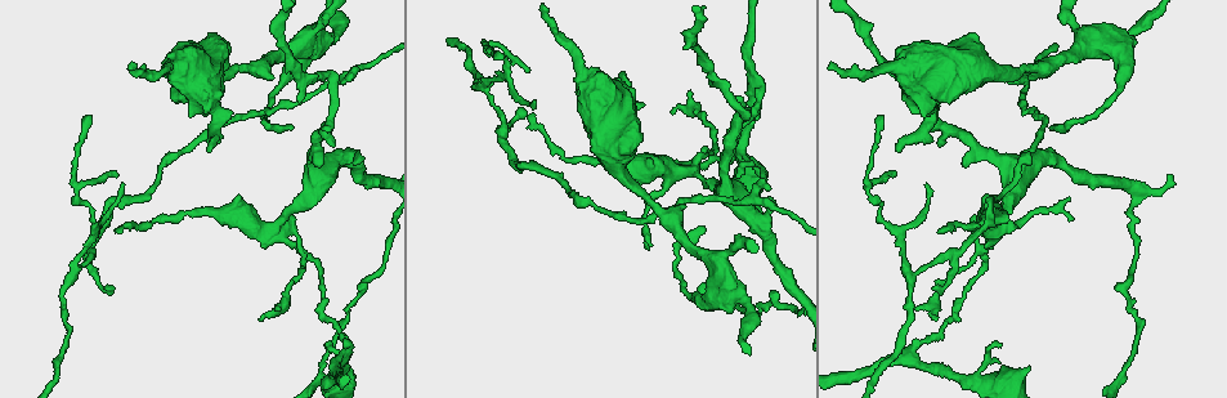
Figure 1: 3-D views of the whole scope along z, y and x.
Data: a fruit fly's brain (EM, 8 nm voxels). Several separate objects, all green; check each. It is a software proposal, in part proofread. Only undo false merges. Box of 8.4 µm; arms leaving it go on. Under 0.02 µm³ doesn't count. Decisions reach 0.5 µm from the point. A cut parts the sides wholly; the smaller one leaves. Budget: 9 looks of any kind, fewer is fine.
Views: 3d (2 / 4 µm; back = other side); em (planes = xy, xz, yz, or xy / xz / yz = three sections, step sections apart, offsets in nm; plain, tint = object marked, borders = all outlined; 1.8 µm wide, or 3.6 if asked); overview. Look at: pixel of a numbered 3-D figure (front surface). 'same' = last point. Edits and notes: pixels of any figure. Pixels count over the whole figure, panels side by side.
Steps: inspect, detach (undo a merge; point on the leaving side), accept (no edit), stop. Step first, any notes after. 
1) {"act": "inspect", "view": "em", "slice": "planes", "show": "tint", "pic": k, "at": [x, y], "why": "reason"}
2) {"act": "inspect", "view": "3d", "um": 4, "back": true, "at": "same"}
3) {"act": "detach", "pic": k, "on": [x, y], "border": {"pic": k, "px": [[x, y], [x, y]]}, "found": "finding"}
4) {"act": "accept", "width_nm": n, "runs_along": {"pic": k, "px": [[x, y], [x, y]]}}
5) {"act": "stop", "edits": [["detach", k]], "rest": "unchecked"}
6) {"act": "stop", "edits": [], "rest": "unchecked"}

{"act": "inspect", "view": "3d", "um": 4, "pic": 1, "at": [722, 273], "why": "sharp bend"}

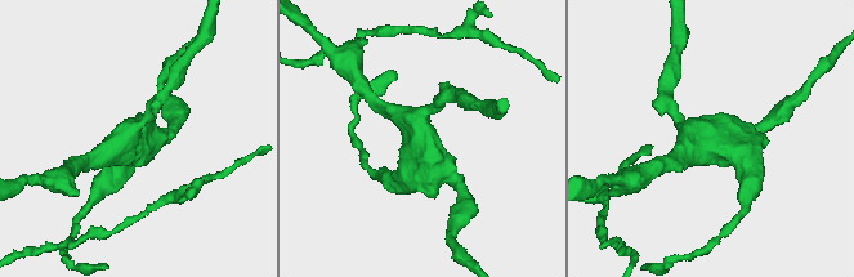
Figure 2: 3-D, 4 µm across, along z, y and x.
{"act": "inspect", "view": "em", "slice": "planes", "show": "tint", "pic": 2, "at": [128, 146], "why": "shape alone is not enough"}

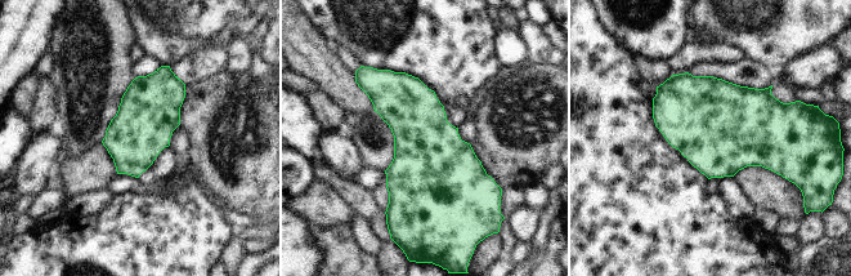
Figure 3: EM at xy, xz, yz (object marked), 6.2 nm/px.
{"act": "accept", "found": "one cell here"}

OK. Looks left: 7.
{"act": "inspect", "view": "3d", "um": 2, "pic": 1, "at": [486, 89], "why": "three arms meet"}

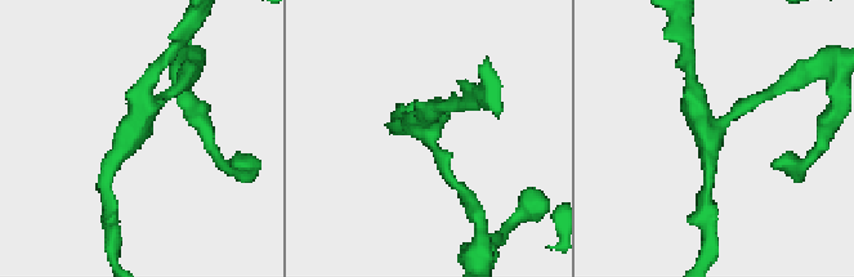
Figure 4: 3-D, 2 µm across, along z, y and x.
{"act": "inspect", "view": "em", "slice": "planes", "show": "borders", "pic": 4, "at": [426, 124], "arms": 3}

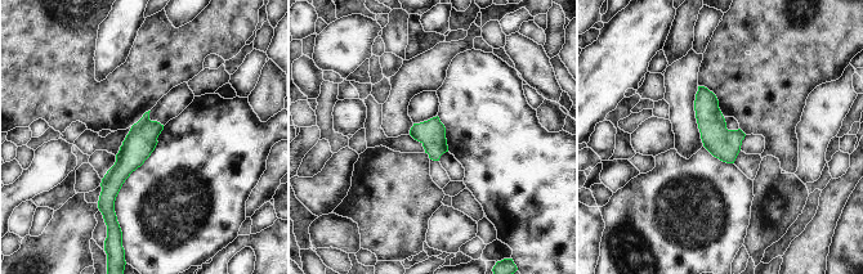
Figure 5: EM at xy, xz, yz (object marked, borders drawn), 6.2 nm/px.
{"act": "accept", "runs_along": {"pic": 5, "px": [[146, 117], [142, 140], [104, 203]]}, "found": "continuous, no second cell"}

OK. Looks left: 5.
{"act": "inspect", "view": "em", "slice": "planes", "show": "plain", "pic": 1, "at": [694, 168], "why": "abrupt turn"}

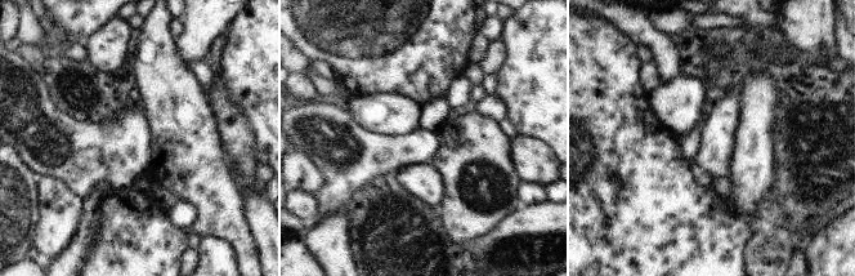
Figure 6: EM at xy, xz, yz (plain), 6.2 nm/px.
{"act": "inspect", "view": "em", "slice": "planes", "show": "tint", "at": "same", "why": "with the object marked"}

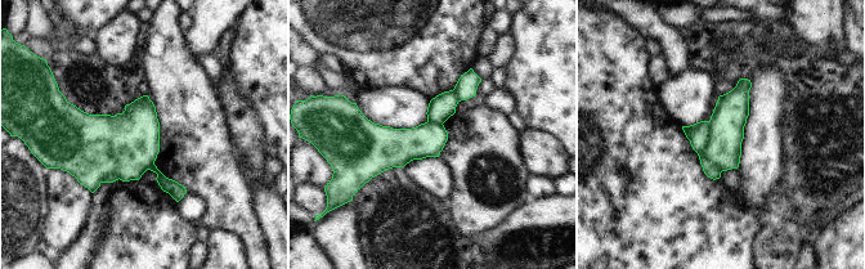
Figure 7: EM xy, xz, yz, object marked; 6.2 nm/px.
{"act": "detach", "pic": 7, "on": [698, 134], "width_nm": 220, "border": {"pic": 7, "px": [[709, 120], [703, 153], [721, 171]]}, "found": "a second cell is stuck on"}

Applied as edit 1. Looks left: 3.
{"act": "inspect", "view": "overview"}

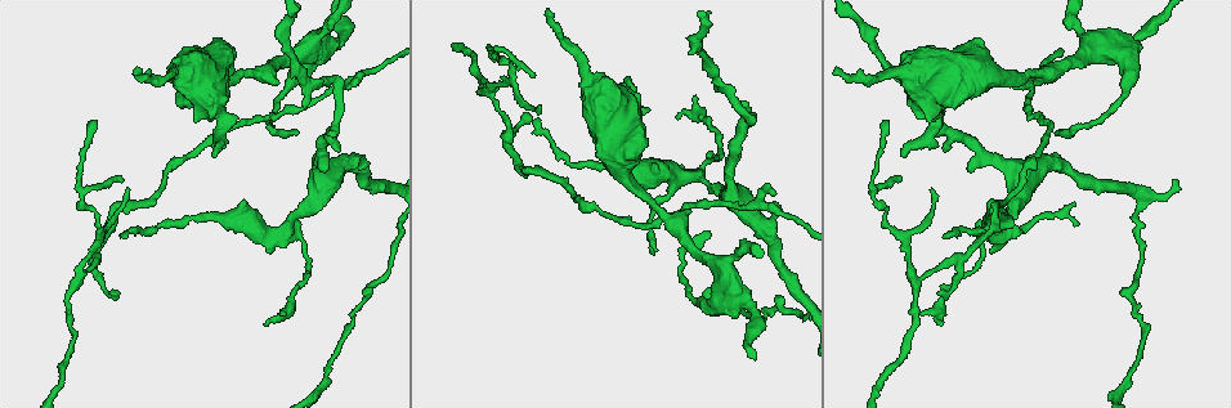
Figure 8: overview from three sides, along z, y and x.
{"act": "inspect", "view": "em", "slice": "xz", "step": 4, "show": "tint", "pic": 8, "at": [340, 87], "why": "sharp bend"}

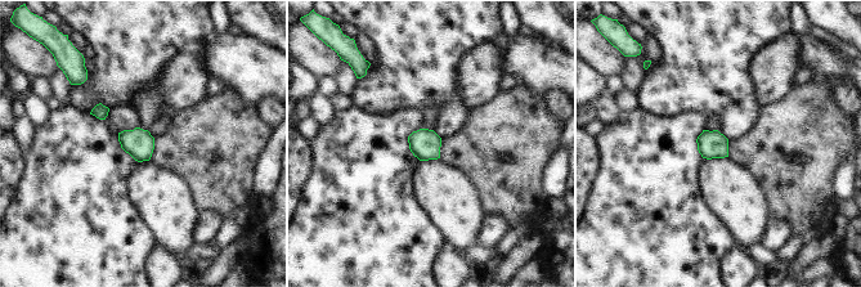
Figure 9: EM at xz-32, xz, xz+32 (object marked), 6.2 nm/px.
{"act": "inspect", "view": "em", "slice": "planes", "show": "tint", "at": "same", "why": "another direction"}

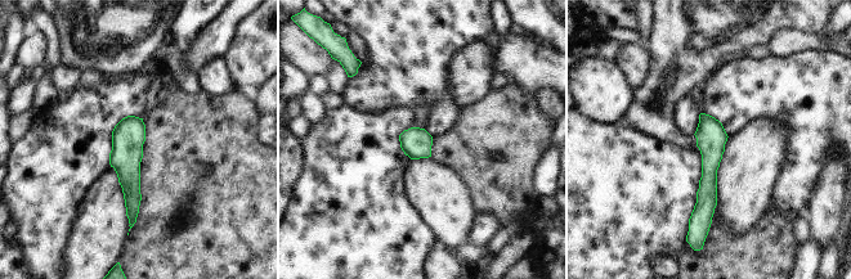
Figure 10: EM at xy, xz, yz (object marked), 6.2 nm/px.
{"act": "accept", "runs_along": {"pic": 10, "px": [[702, 117], [708, 125], [704, 220]]}, "found": "one cell here"}

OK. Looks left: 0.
{"act": "stop", "edits": [["detach", 7]], "rest": "unchecked"}

